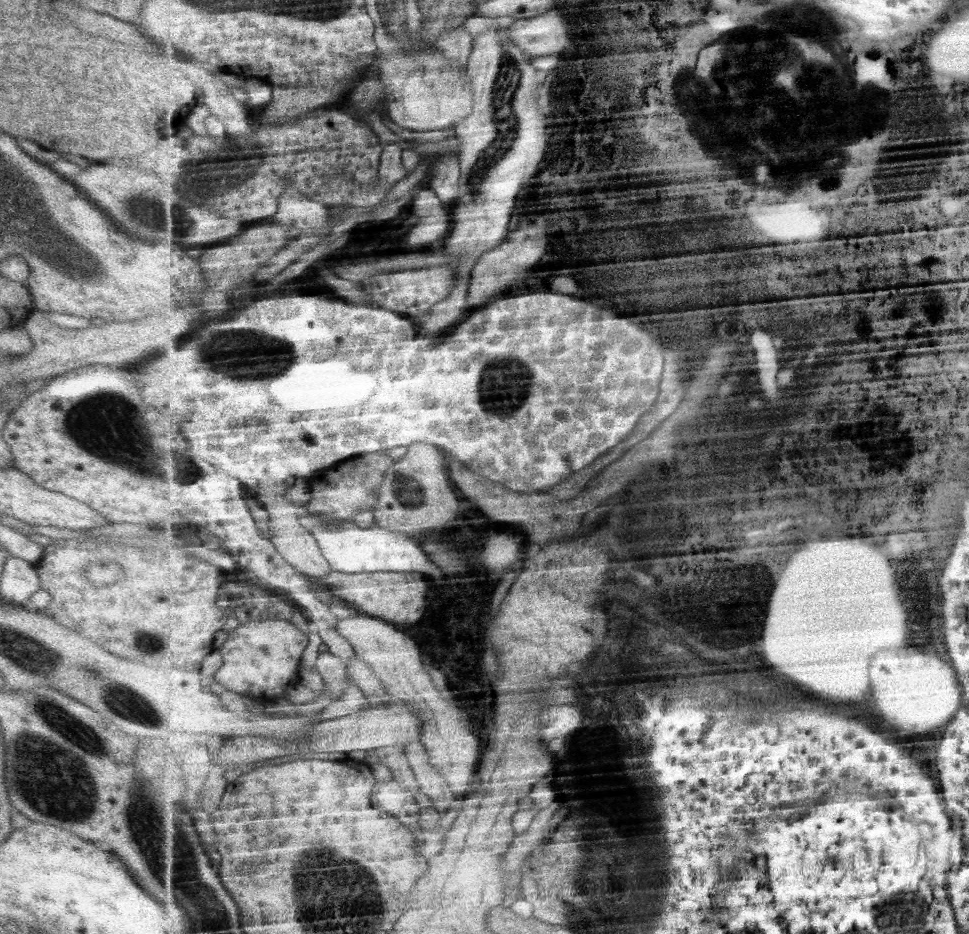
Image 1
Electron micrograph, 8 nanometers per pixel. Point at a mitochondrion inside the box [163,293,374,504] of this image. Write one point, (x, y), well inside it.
(252, 354)

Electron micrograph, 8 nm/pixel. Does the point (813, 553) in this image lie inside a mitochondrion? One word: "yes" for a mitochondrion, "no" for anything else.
yes

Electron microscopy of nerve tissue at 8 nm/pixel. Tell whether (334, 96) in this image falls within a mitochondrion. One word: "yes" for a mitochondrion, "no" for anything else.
no

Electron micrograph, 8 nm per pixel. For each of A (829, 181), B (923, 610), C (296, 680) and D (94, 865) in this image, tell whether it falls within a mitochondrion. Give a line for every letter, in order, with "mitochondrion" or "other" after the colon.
A: other
B: other
C: other
D: other

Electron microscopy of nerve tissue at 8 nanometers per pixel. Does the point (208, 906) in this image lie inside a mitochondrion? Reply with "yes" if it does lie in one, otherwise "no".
yes

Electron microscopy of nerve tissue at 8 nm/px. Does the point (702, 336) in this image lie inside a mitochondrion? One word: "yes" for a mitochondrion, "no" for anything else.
yes

